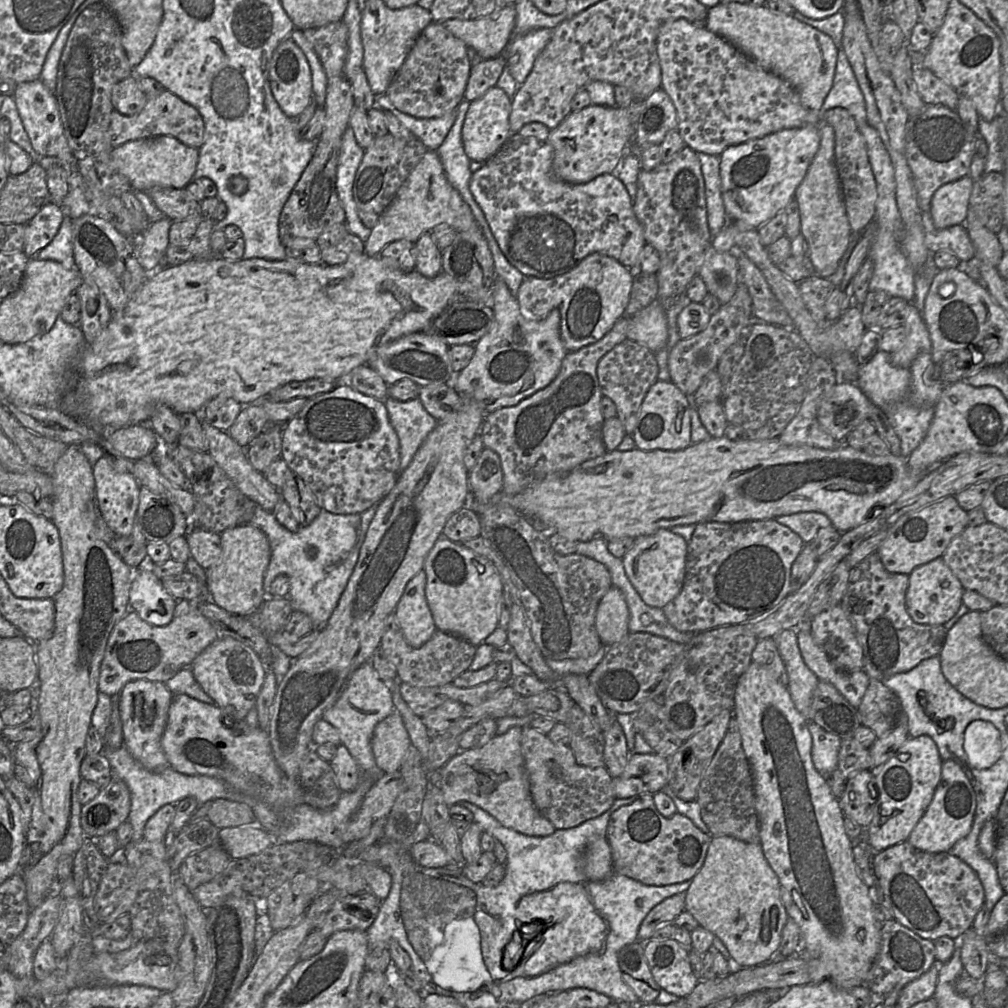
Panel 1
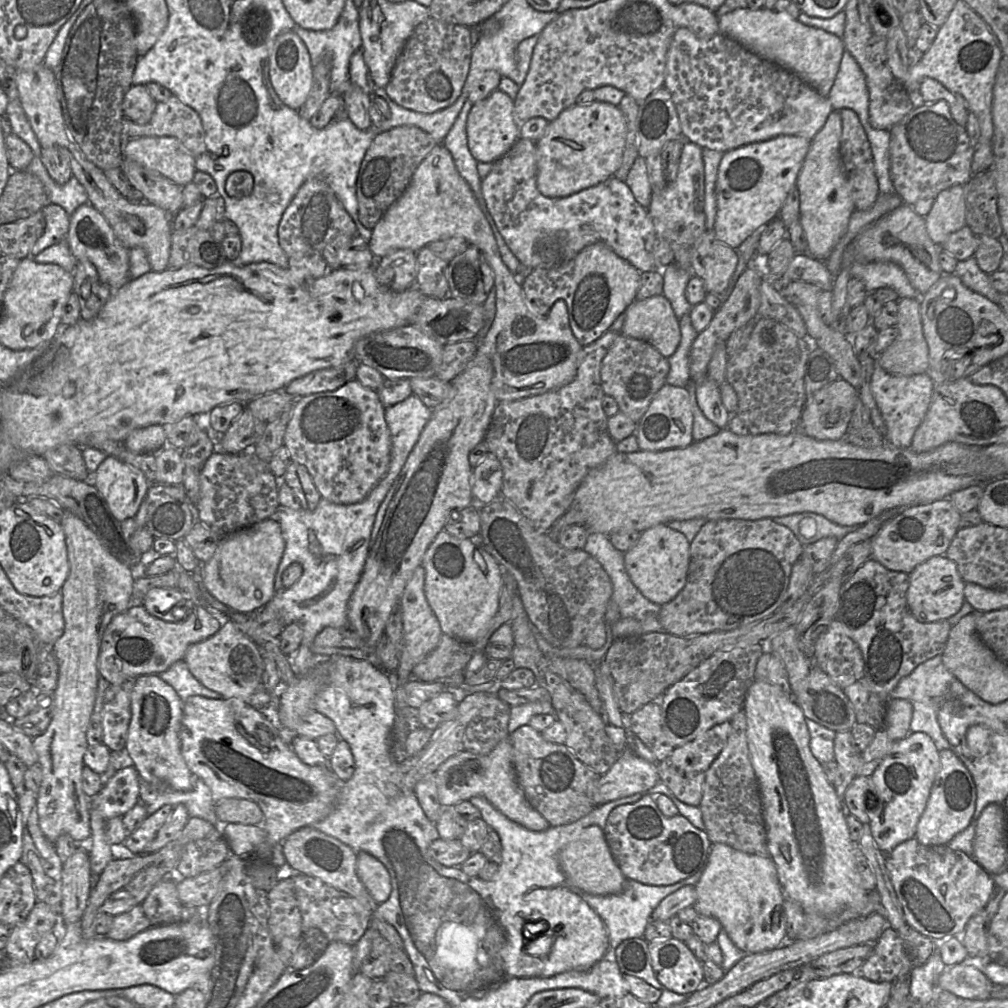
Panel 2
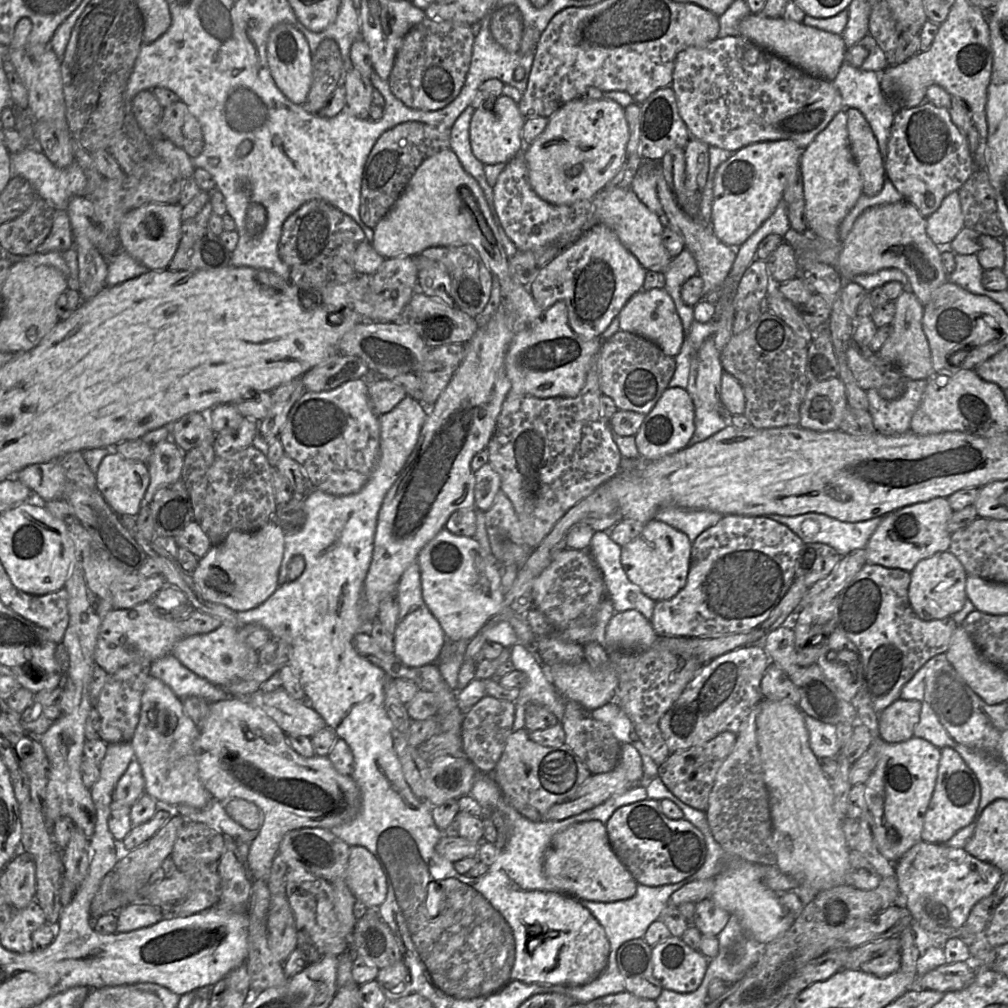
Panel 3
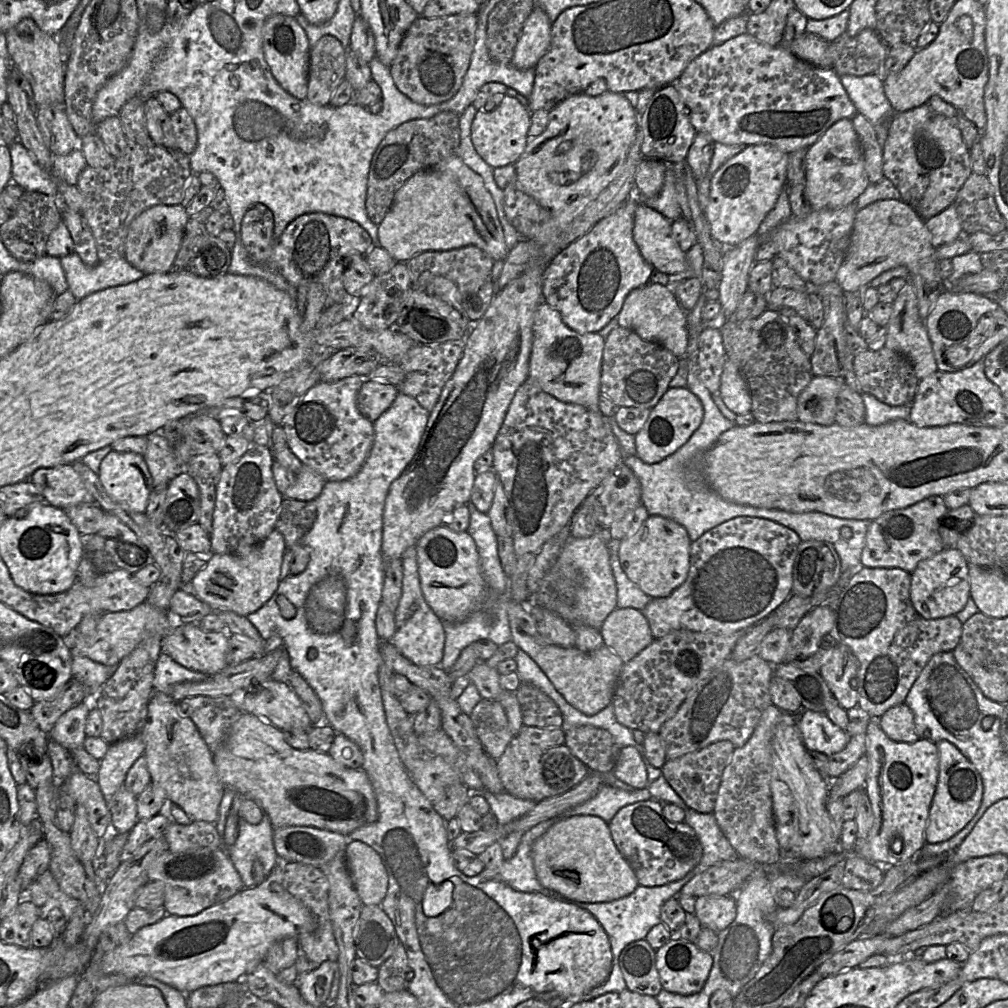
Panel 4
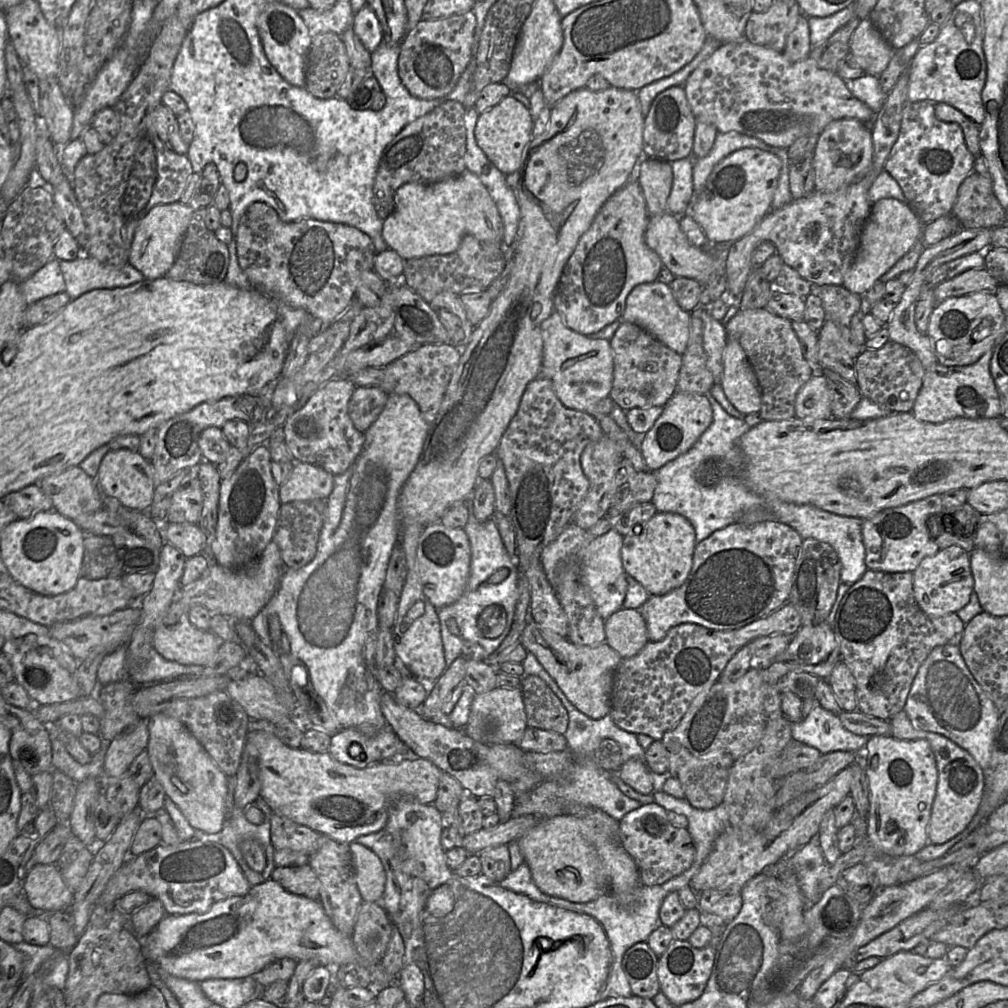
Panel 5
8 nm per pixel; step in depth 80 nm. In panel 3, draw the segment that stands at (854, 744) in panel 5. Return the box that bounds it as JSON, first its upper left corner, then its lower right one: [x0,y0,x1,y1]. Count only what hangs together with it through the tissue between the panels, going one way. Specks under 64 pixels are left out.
[803,714,840,758]

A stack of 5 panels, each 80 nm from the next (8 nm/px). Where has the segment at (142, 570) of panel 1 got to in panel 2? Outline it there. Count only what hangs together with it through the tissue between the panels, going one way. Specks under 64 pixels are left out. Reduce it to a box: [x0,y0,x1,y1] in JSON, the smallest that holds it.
[142,588,188,622]

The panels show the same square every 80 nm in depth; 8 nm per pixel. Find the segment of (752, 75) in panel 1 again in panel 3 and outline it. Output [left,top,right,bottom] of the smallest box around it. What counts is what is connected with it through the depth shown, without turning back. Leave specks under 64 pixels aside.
[671,35,845,152]

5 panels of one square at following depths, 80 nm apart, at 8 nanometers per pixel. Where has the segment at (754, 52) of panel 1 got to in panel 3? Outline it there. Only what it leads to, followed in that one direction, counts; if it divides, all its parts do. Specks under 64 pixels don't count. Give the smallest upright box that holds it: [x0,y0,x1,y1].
[738,13,846,81]

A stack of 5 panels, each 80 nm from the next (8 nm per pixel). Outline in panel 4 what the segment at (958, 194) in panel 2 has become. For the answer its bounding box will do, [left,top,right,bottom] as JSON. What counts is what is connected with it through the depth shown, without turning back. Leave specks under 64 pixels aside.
[925,204,963,248]

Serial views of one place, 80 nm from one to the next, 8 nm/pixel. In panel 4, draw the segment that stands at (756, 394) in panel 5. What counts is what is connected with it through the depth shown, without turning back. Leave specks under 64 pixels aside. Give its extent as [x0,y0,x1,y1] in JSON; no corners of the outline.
[720,358,752,415]

